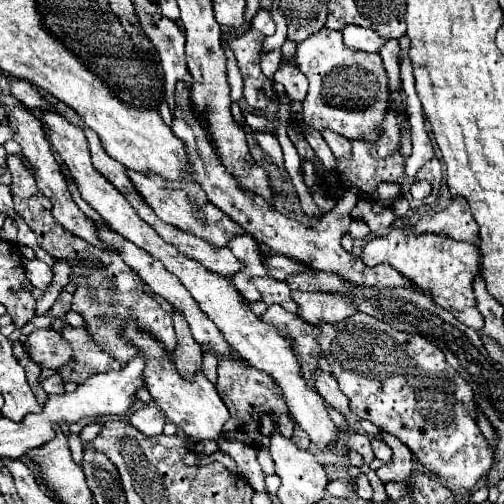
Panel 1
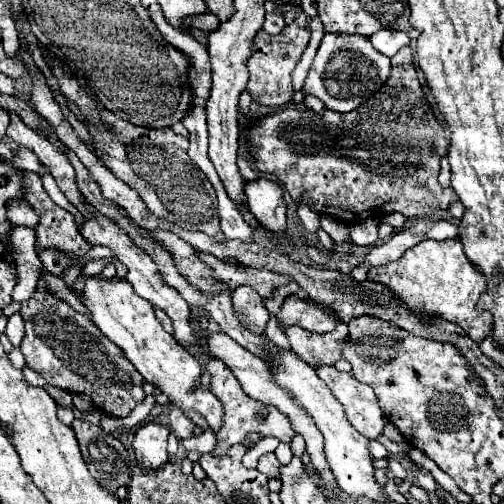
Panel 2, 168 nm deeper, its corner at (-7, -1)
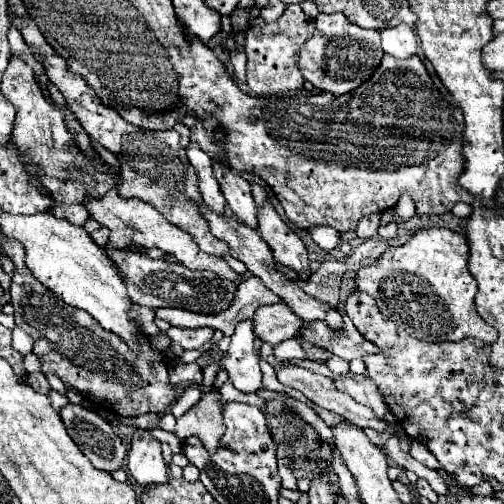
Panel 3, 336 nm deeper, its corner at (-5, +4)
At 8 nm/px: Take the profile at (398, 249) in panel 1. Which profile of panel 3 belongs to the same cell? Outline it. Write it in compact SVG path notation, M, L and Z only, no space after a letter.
M430 228L416 232L406 244L398 248L388 248L372 266L366 266L356 272L356 288L360 292L370 294L378 310L394 320L402 330L406 330L410 336L426 342L458 342L464 338L480 338L488 344L498 340L498 332L494 332L492 326L484 324L484 320L478 316L474 306L476 296L476 280L468 272L468 244L462 234L450 232L446 228Z

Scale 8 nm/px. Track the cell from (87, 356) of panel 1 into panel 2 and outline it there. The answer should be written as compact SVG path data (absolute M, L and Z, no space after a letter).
M38 281L38 291L32 299L22 303L20 313L26 323L26 335L20 345L22 355L26 357L26 365L38 371L48 385L84 393L100 411L116 417L126 417L144 401L144 379L124 353L104 337L88 317L76 313L68 303L48 293L42 281Z

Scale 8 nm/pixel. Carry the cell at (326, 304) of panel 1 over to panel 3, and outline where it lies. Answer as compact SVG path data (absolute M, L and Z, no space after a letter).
M276 302L272 306L260 306L254 314L256 336L272 346L288 338L294 338L300 326L302 318L298 318L284 302Z

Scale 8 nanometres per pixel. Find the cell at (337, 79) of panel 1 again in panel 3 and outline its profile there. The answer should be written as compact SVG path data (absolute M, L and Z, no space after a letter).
M334 12L334 14L318 14L316 30L300 46L296 64L304 80L312 82L322 92L342 96L358 88L364 80L368 80L378 68L382 56L384 52L380 46L378 30L364 30L354 22L350 22L342 12Z

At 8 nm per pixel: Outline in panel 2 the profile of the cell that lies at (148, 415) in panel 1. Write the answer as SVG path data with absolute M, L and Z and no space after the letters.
M148 421L138 427L132 449L142 469L156 469L168 461L168 451L166 451L168 433L170 429L166 425L154 421Z

